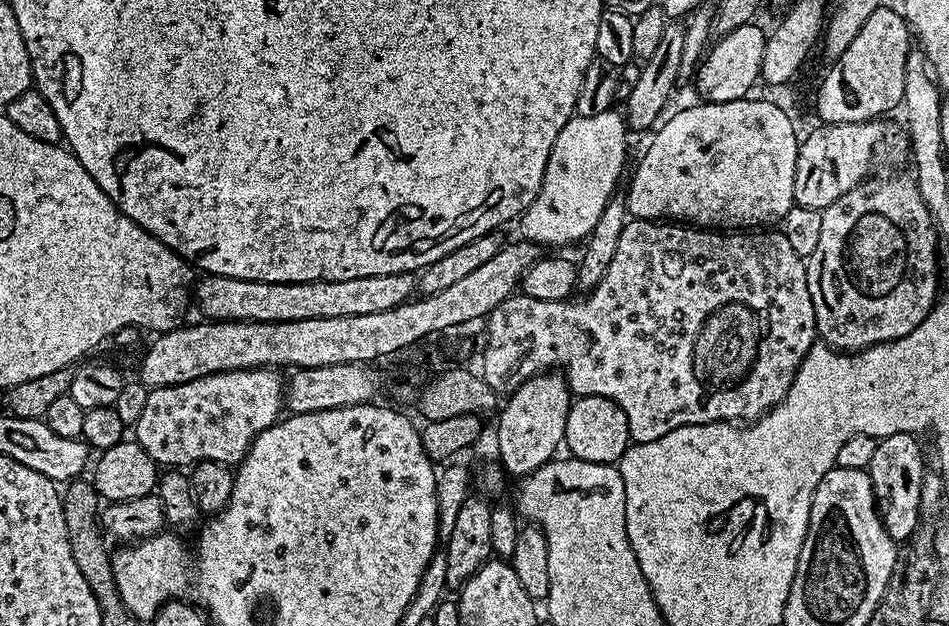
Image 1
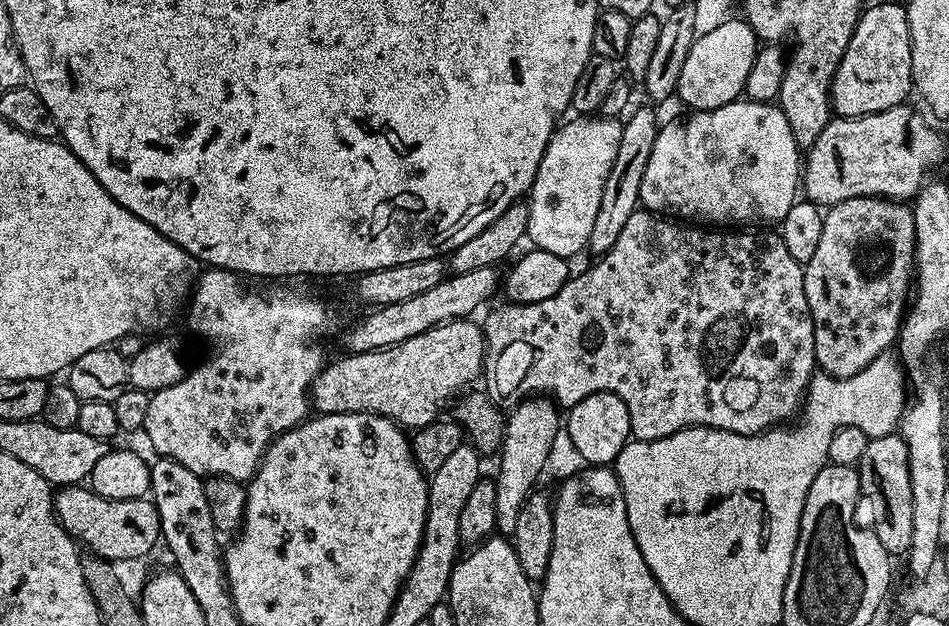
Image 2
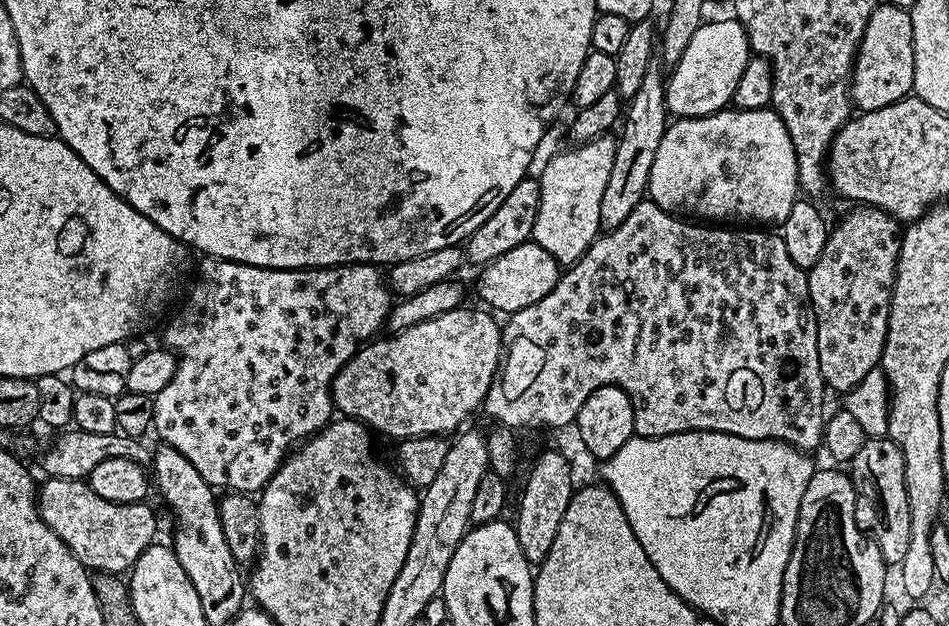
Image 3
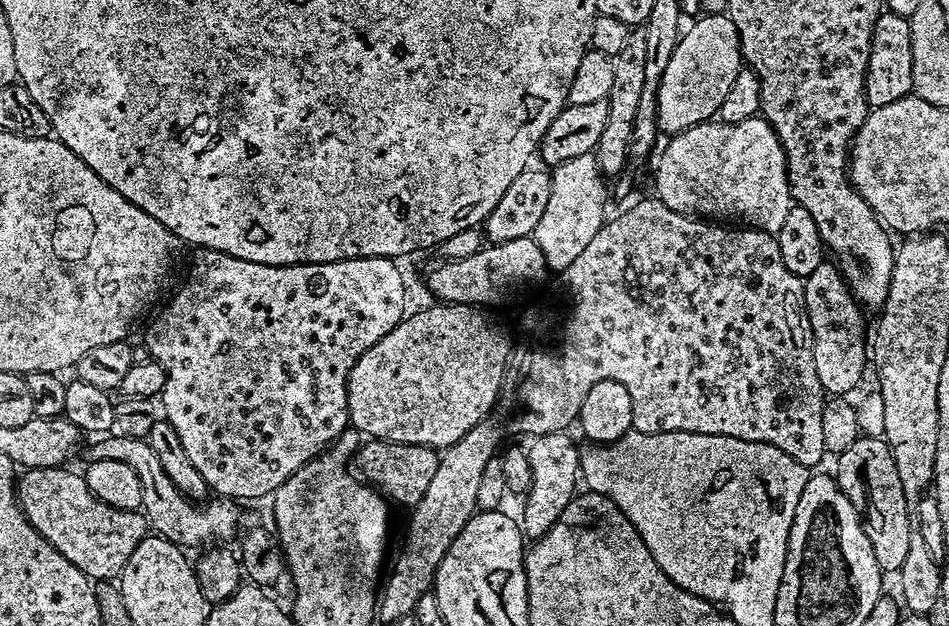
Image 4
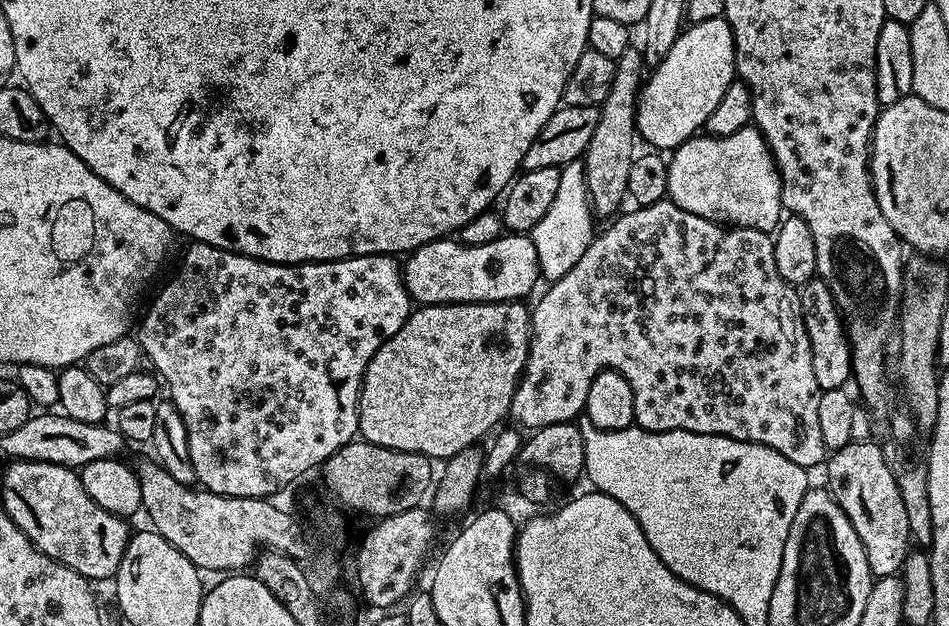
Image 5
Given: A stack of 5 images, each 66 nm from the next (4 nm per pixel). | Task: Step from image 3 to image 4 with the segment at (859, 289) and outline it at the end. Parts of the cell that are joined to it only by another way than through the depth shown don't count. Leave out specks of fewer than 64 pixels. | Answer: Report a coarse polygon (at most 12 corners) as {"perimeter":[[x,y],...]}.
{"perimeter":[[835,263],[803,277],[814,370],[832,398],[870,364],[865,309]]}

